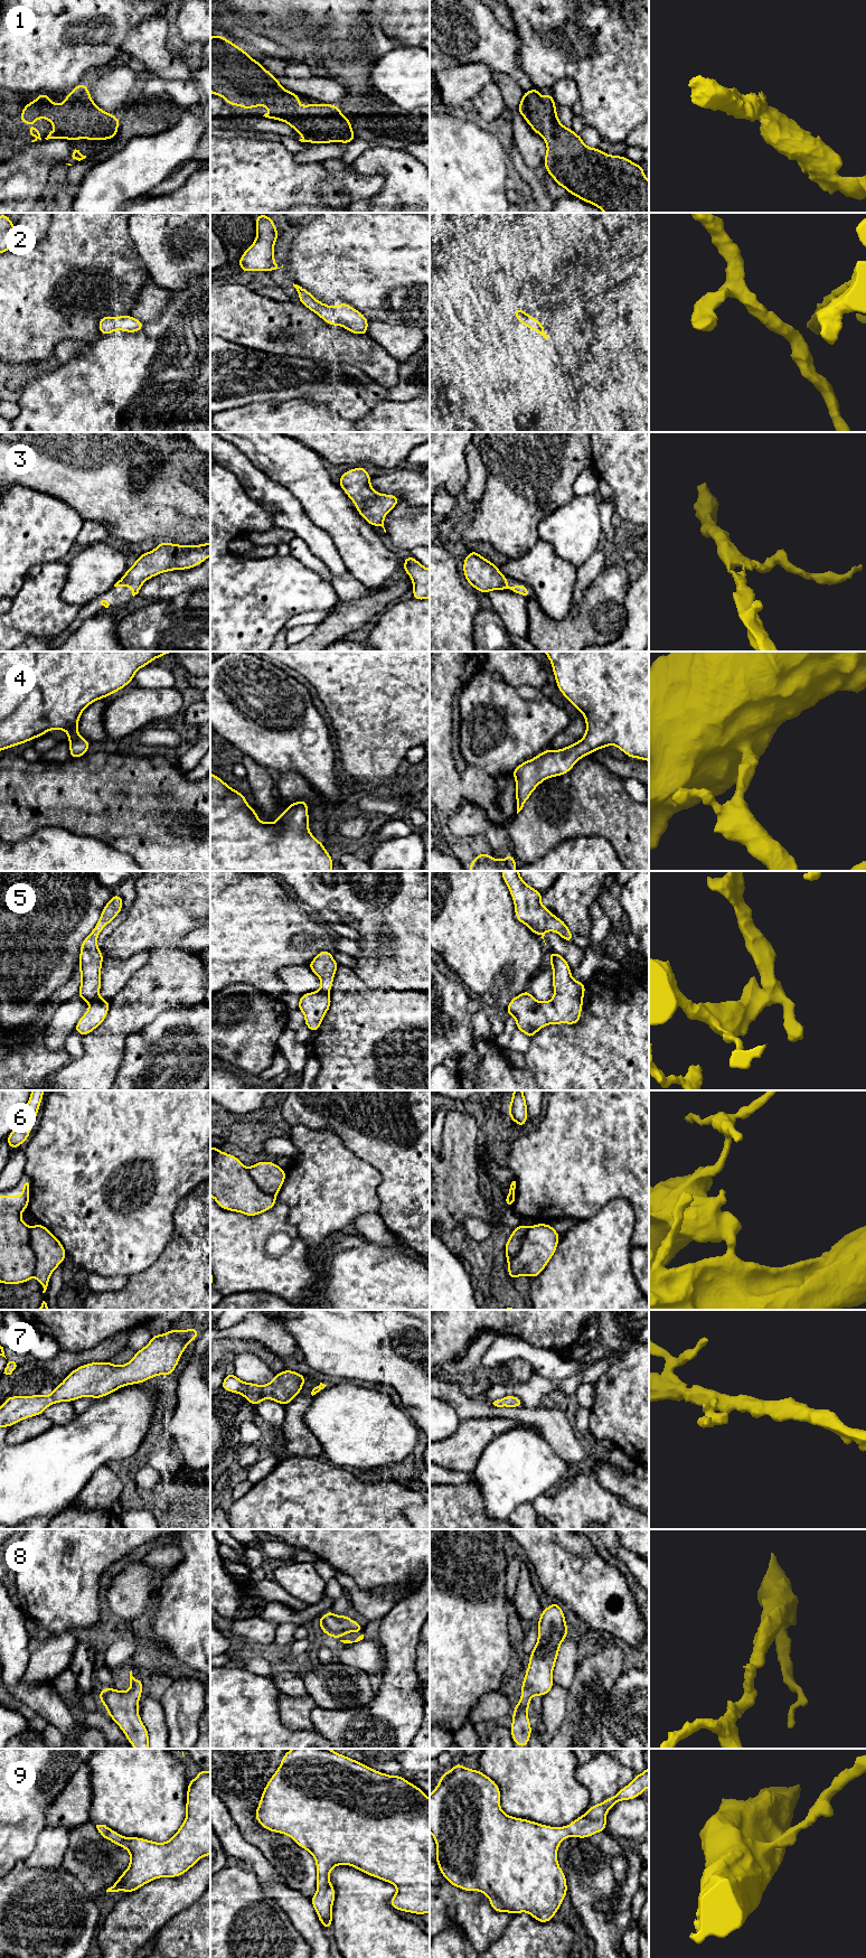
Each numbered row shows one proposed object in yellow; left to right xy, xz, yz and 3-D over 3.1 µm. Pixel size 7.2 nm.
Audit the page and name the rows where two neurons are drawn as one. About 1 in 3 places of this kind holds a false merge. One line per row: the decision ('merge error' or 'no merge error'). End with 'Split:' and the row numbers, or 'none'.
1: no merge error
2: no merge error
3: no merge error
4: no merge error
5: no merge error
6: merge error
7: no merge error
8: no merge error
9: no merge error
Split: 6

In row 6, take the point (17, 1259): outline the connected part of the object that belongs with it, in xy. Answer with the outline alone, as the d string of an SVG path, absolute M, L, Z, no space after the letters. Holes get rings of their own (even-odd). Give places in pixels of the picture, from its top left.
M30 1180L22 1181L21 1196L0 1196L0 1283L22 1284L35 1276L36 1256L30 1246L30 1227L21 1219L30 1198Z

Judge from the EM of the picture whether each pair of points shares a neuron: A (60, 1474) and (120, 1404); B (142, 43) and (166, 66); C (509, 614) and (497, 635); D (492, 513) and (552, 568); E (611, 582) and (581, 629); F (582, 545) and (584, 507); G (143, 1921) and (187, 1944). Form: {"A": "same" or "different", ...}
{"A": "same", "B": "same", "C": "different", "D": "different", "E": "same", "F": "same", "G": "different"}

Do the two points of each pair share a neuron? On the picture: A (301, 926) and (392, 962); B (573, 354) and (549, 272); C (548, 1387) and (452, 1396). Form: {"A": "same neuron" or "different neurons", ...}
{"A": "different neurons", "B": "same neuron", "C": "different neurons"}

